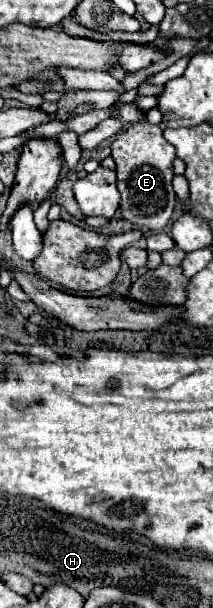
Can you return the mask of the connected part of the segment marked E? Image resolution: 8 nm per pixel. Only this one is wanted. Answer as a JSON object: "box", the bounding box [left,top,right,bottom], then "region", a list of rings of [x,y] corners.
{"box":[111,121,175,231],"region":[[[147,121],[135,123],[121,133],[117,133],[111,143],[111,157],[115,161],[117,189],[121,193],[121,217],[141,229],[161,231],[169,223],[175,207],[175,191],[171,187],[173,179],[173,159],[175,147],[163,137],[159,125],[149,125]]]}

